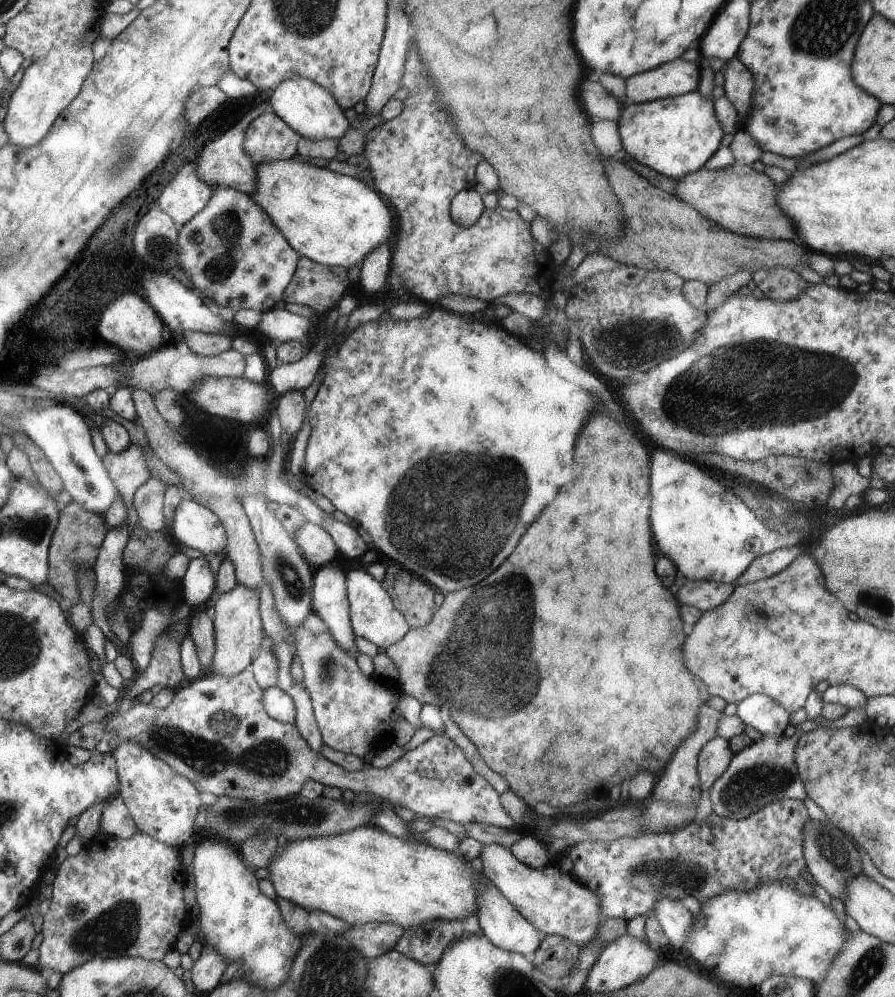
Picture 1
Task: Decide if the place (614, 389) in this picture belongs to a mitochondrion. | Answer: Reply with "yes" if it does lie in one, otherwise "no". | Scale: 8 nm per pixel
no

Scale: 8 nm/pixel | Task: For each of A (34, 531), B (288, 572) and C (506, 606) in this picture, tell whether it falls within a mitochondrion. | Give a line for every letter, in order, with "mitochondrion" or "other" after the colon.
A: mitochondrion
B: mitochondrion
C: mitochondrion

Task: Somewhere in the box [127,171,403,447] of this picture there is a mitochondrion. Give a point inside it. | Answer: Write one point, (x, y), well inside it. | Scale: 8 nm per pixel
(218, 251)

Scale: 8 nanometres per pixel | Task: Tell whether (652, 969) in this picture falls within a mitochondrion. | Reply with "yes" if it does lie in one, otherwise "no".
no

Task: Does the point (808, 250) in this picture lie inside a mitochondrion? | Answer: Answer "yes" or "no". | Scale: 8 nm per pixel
no

